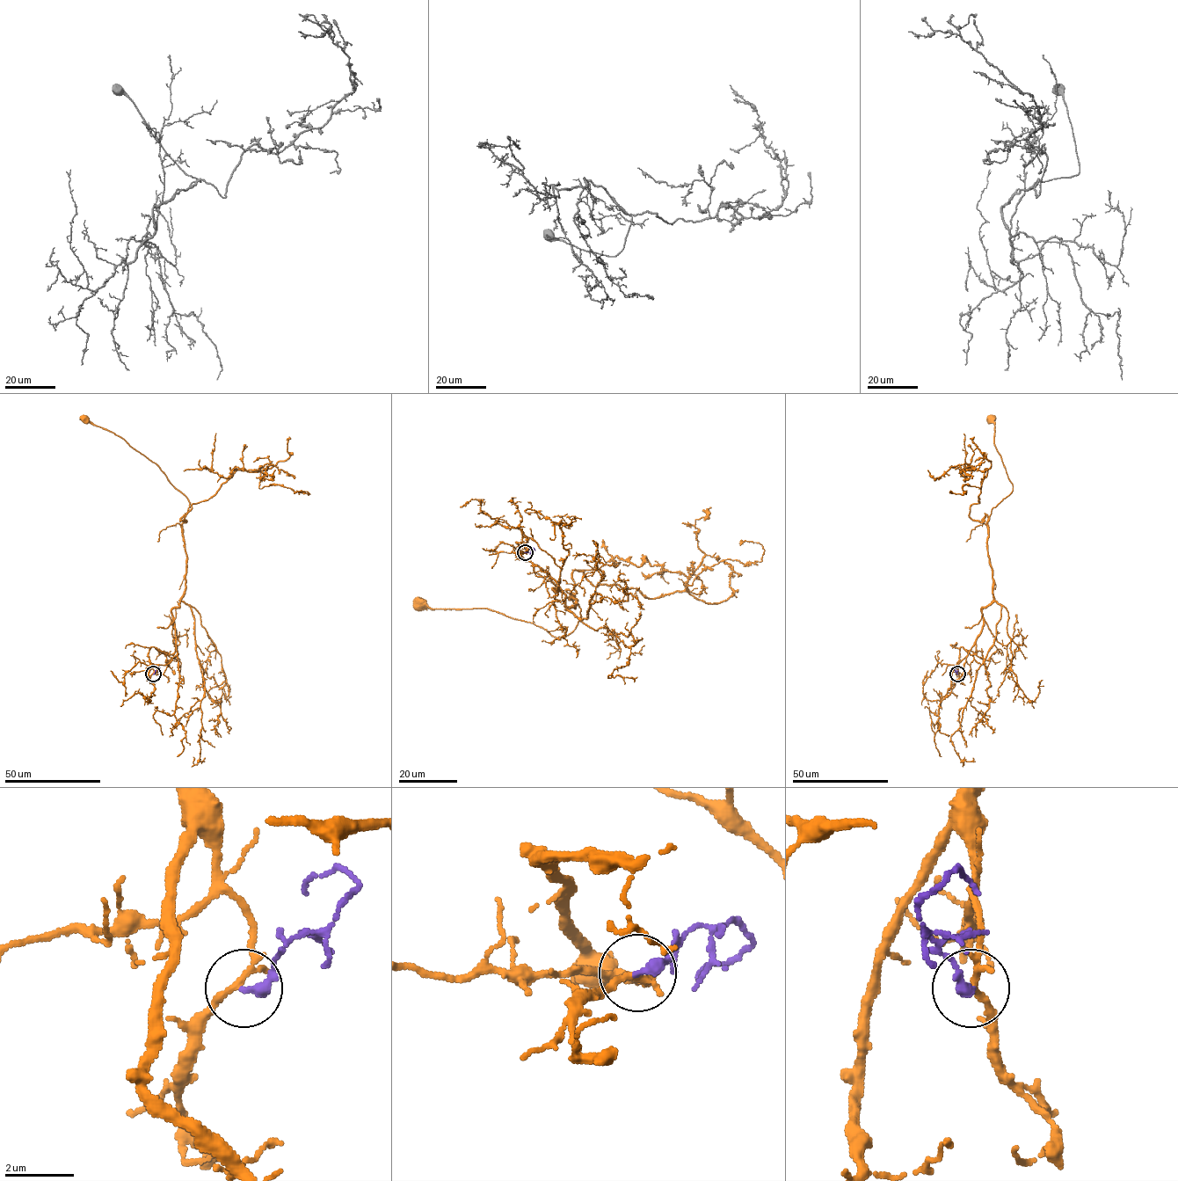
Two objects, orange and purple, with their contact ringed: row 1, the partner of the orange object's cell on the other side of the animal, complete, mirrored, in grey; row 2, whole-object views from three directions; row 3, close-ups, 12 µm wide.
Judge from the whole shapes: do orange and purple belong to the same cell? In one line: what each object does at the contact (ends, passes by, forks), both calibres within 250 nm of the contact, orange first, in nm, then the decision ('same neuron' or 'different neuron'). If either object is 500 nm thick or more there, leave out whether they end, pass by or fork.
orange passes by | purple ends | 170/320 nm | different neuron

